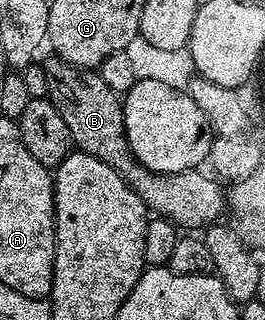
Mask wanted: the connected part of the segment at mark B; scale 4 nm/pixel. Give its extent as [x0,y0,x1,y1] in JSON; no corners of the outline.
[41,56,225,230]

